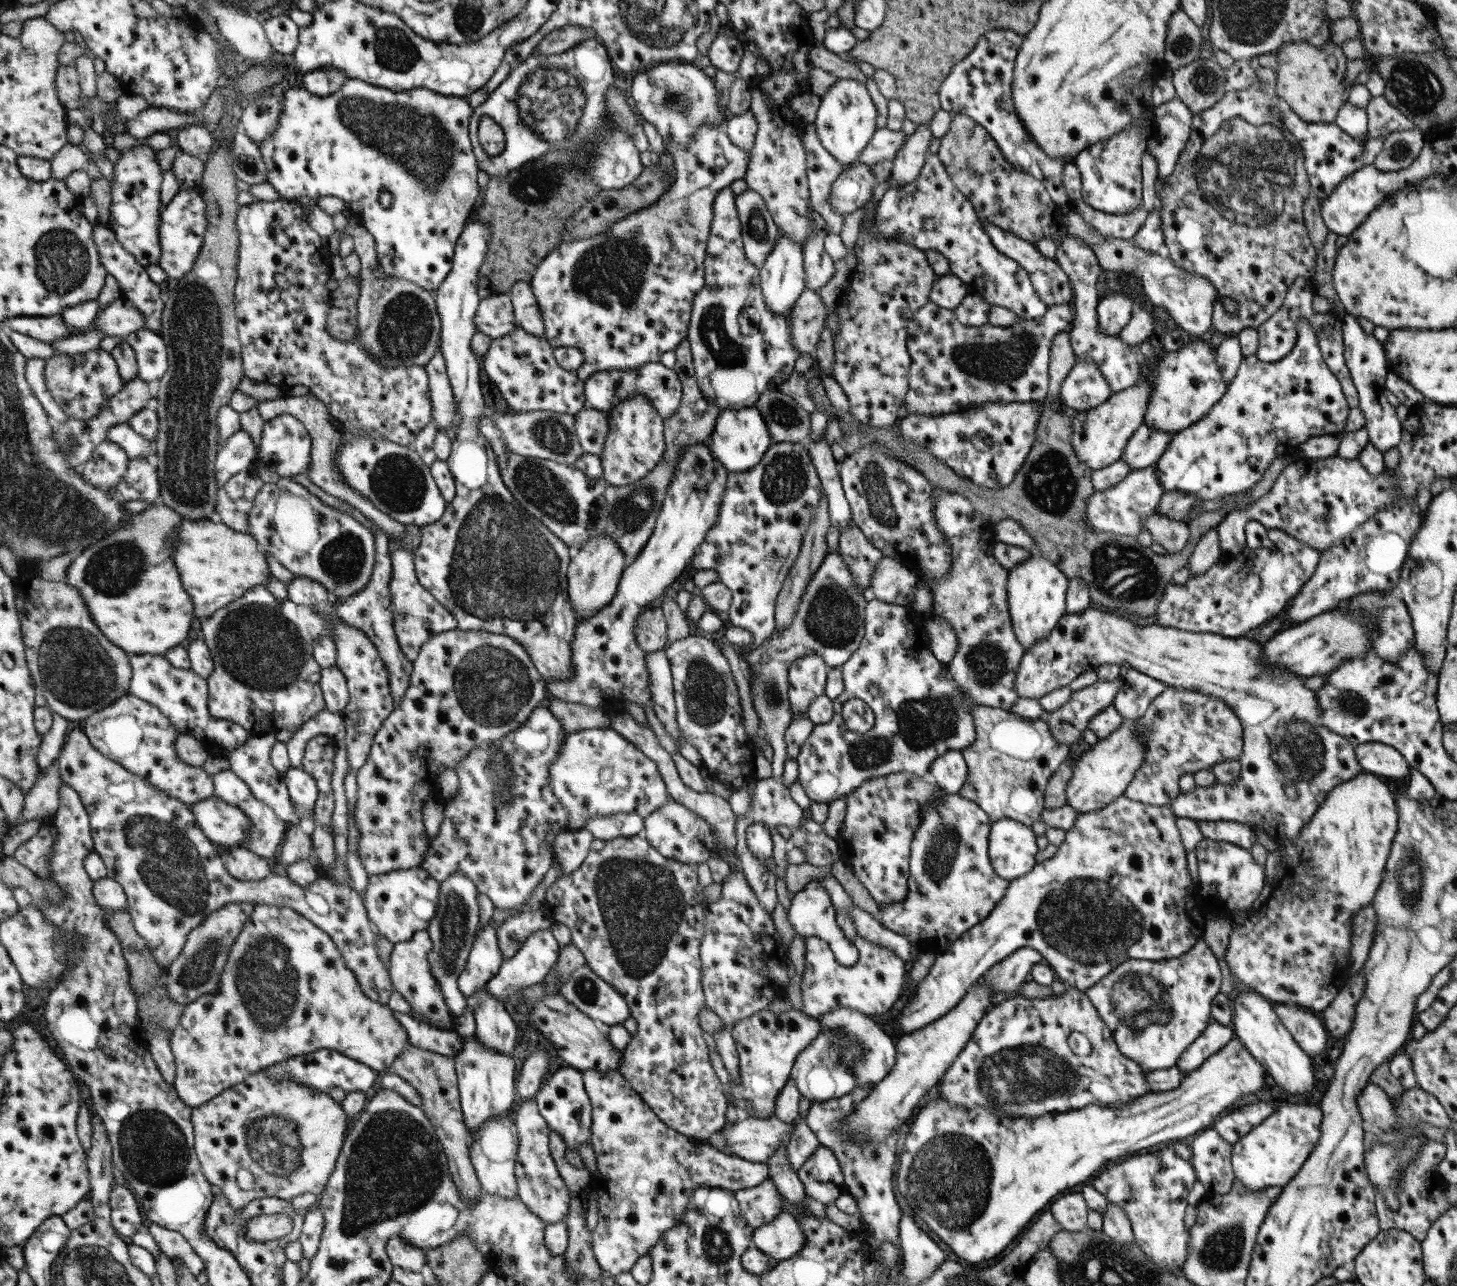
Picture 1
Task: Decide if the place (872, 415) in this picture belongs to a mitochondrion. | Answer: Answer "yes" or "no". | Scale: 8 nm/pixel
no

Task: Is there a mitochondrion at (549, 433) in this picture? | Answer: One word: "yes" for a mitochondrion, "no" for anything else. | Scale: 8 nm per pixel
yes

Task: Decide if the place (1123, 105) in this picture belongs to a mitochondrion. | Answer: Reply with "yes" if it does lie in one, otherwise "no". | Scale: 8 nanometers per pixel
no

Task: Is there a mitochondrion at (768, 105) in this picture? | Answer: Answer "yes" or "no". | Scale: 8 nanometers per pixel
no

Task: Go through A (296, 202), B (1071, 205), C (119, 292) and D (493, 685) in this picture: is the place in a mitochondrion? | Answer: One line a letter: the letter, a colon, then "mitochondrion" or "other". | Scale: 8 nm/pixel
A: other
B: other
C: other
D: mitochondrion

